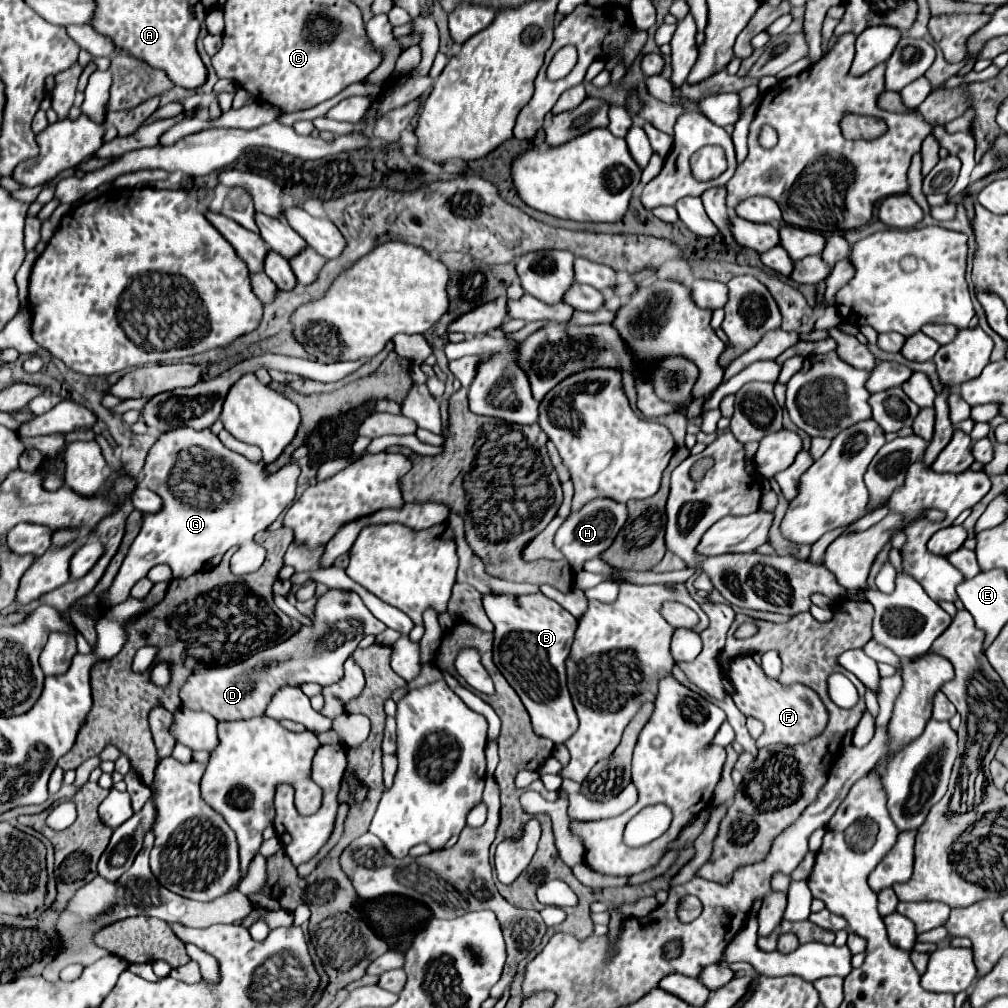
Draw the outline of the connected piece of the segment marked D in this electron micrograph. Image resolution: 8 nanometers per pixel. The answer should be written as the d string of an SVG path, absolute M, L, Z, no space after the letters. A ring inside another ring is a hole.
M327 590L317 598L309 626L301 626L293 636L279 642L277 646L249 656L245 660L245 666L243 662L218 668L213 665L191 674L181 688L181 702L185 708L209 712L219 722L249 720L253 716L261 716L265 714L265 708L275 692L283 686L301 688L307 682L329 686L341 680L343 664L353 654L359 640L365 634L377 636L385 628L387 626L369 612L359 594L347 590Z

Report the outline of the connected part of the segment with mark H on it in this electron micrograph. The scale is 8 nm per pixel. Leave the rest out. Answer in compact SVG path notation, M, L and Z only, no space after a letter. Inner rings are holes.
M595 498L593 502L587 502L581 510L575 510L567 516L567 520L561 524L561 528L555 534L555 546L565 554L573 570L581 570L585 560L601 556L601 552L613 544L625 520L627 520L625 504L613 502L611 498Z

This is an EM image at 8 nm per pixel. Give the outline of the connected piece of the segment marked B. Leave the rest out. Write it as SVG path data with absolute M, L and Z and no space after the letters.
M483 594L483 608L493 622L493 660L529 710L535 734L563 744L577 730L577 714L567 688L565 660L577 620L545 594Z

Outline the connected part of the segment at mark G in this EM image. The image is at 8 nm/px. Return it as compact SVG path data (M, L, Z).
M177 428L161 434L147 454L141 484L161 496L163 508L155 514L143 514L143 528L135 538L135 542L131 544L129 554L125 556L113 584L109 586L109 590L101 592L101 604L113 606L125 602L135 582L145 578L147 572L157 564L171 566L175 578L177 576L187 578L199 572L203 564L213 556L223 556L229 548L253 540L257 532L267 530L293 504L299 474L301 470L297 464L285 464L275 474L269 474L265 470L263 460L249 462L245 456L225 448L221 440L215 434L211 434L209 428L199 432L193 428Z

